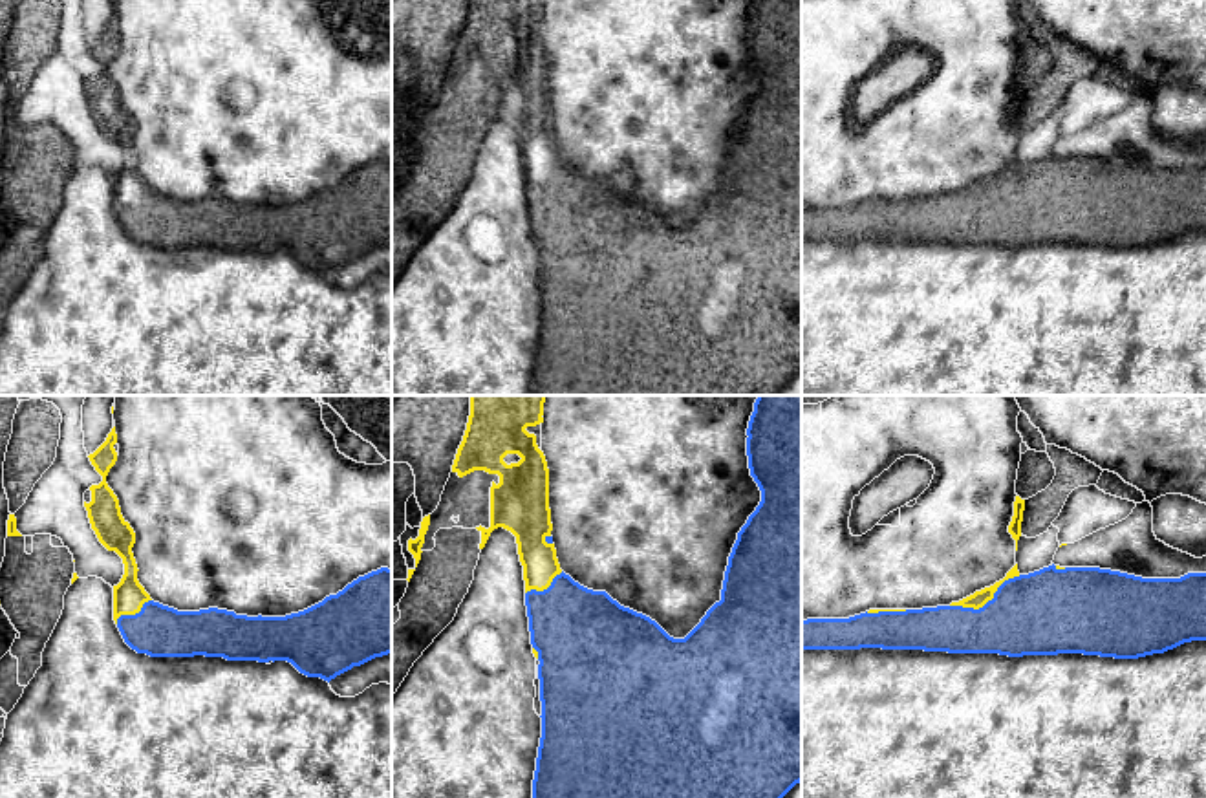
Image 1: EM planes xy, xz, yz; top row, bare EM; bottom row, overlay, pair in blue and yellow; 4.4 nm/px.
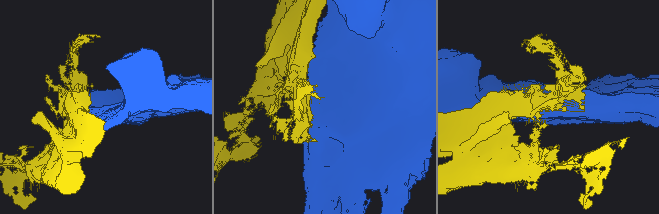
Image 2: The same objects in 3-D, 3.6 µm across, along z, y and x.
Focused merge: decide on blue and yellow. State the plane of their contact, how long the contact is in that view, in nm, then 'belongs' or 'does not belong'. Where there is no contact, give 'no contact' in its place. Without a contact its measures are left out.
yz | 340 nm | does not belong

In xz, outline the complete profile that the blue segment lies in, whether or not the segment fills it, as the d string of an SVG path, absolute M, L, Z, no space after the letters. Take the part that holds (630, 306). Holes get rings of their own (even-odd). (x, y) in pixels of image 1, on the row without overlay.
M754 0L747 18L750 66L761 92L738 123L721 190L684 227L670 227L655 210L593 181L564 161L544 181L525 183L531 234L538 242L542 328L533 370L533 395L776 395L802 372L802 0Z

